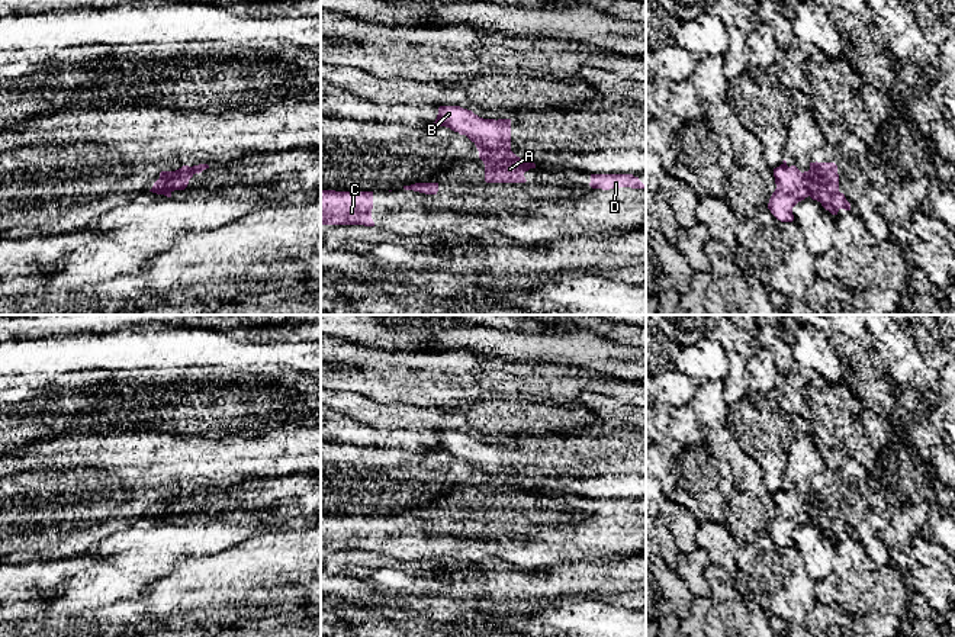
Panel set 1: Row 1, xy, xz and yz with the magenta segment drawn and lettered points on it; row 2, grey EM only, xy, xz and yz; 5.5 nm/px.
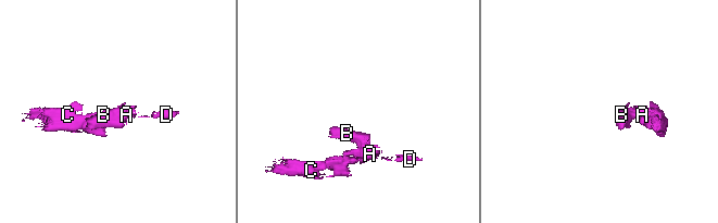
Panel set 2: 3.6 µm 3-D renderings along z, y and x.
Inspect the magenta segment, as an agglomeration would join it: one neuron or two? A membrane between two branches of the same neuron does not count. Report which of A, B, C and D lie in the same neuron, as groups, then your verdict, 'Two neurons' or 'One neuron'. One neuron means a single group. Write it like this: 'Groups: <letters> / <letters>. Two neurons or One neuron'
Groups: A C D / B. Two neurons

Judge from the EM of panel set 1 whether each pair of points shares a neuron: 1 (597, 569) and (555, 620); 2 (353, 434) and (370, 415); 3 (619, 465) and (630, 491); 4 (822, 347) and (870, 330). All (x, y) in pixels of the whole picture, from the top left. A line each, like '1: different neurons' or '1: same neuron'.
1: different neurons
2: different neurons
3: different neurons
4: different neurons

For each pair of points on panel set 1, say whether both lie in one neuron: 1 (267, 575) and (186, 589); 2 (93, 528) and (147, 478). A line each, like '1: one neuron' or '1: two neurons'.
1: one neuron
2: one neuron

